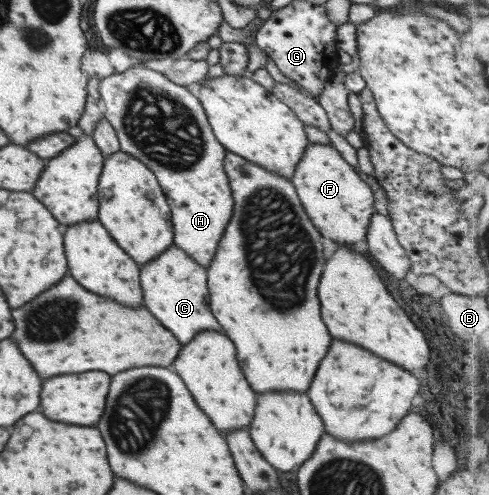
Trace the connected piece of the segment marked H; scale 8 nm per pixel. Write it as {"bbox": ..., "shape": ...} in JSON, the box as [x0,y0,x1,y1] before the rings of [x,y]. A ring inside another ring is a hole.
{"bbox":[97,63,234,269],"shape":[[[135,63],[124,72],[114,72],[102,78],[98,82],[97,90],[104,103],[103,117],[115,131],[119,151],[144,163],[155,175],[163,191],[169,205],[173,245],[182,249],[190,259],[194,259],[196,265],[206,269],[216,253],[216,245],[231,217],[234,202],[228,178],[222,167],[226,151],[214,137],[200,102],[190,94],[186,86],[172,83],[162,73],[144,67],[140,63]],[[168,139],[174,143],[168,145],[166,143]]]}

